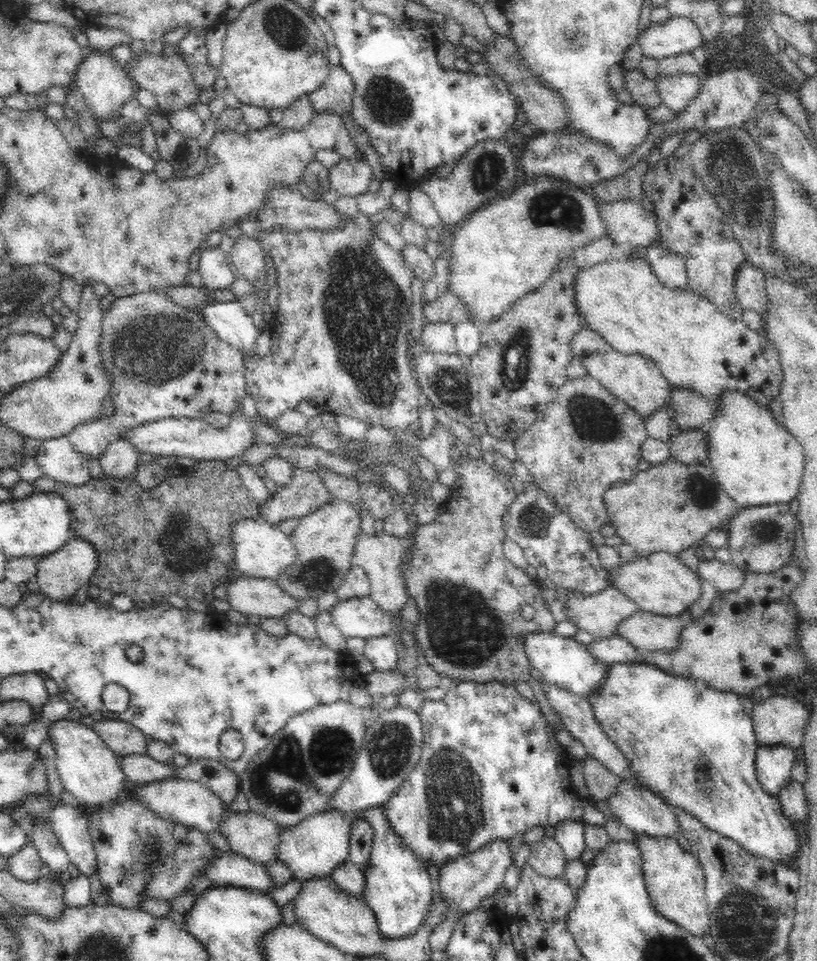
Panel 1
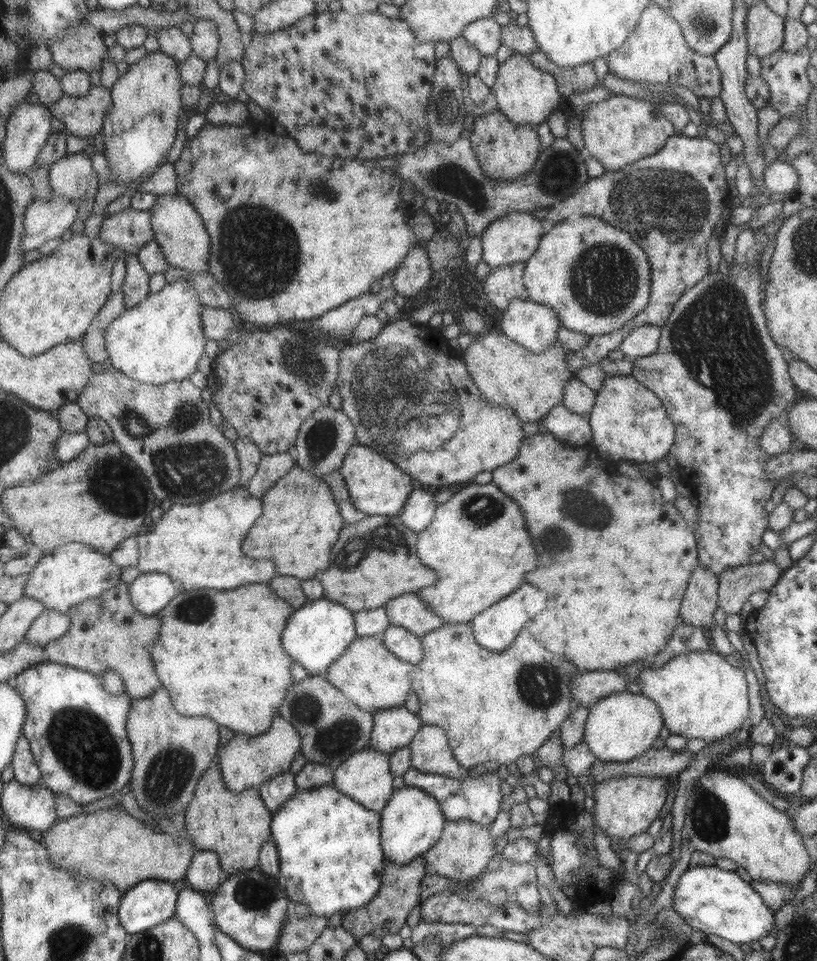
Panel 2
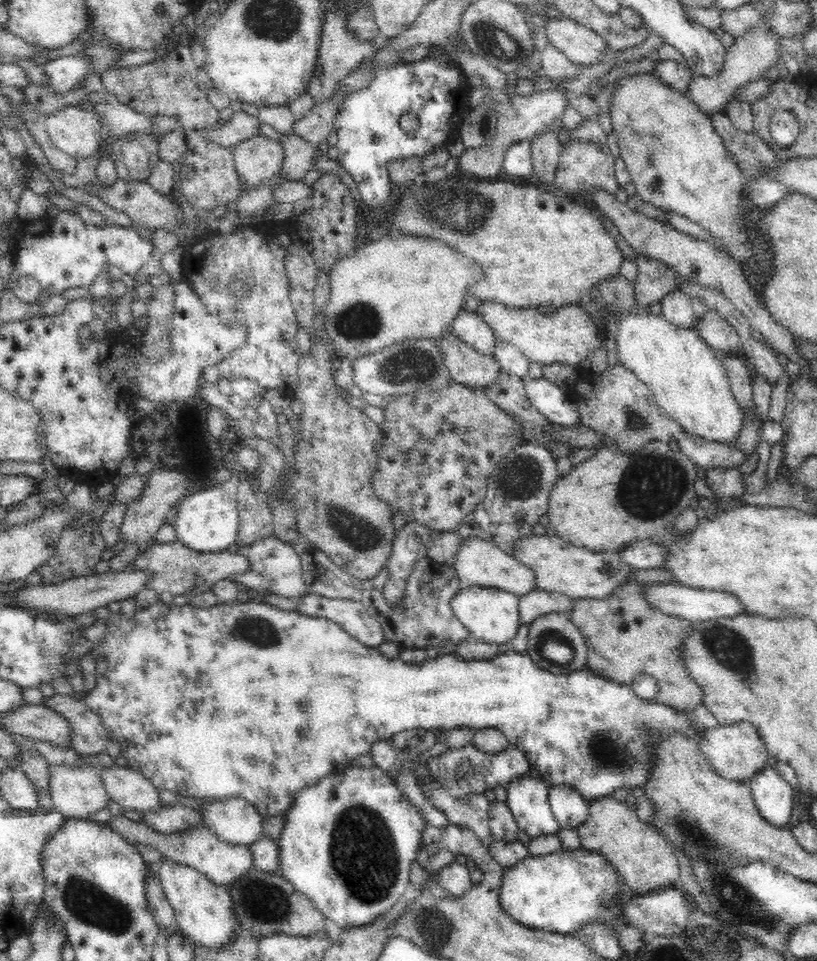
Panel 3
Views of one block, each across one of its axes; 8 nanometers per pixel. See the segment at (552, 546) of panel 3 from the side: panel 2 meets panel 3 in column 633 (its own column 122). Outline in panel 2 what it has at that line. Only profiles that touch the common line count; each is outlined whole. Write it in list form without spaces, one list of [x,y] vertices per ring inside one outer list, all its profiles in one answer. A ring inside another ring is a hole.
[[[80,542],[69,543],[58,547],[50,555],[44,555],[34,570],[29,572],[25,596],[39,600],[48,609],[67,613],[74,605],[98,598],[106,590],[120,584],[122,570],[108,555]]]

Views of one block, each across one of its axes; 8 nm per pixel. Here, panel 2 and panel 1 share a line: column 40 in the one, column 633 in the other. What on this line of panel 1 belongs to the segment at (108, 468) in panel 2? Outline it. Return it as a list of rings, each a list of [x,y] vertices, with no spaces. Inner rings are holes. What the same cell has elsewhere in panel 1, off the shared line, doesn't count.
[[[672,458],[660,464],[651,464],[647,470],[638,472],[628,482],[611,486],[604,494],[604,501],[610,514],[610,524],[616,529],[616,536],[622,538],[624,544],[632,547],[636,555],[640,556],[666,552],[677,557],[680,552],[700,545],[706,534],[725,529],[740,509],[715,479],[708,464],[682,464]]]

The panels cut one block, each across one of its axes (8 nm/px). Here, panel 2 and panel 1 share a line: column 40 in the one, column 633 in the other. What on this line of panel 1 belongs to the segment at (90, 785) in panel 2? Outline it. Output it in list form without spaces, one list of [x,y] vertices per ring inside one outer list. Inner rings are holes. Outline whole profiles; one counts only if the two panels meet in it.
[[[637,662],[634,664],[616,664],[610,666],[608,677],[605,678],[605,682],[602,684],[600,696],[588,698],[588,701],[592,704],[594,718],[597,718],[597,721],[601,723],[602,730],[605,731],[605,734],[610,735],[618,743],[618,747],[628,755],[630,765],[636,771],[636,786],[646,786],[654,794],[658,791],[659,796],[664,798],[666,804],[678,806],[682,810],[688,811],[694,818],[705,823],[705,826],[709,827],[710,830],[717,831],[724,838],[729,838],[734,842],[740,843],[742,847],[750,851],[750,854],[769,859],[796,857],[798,854],[798,828],[800,827],[784,815],[779,798],[768,794],[758,782],[755,758],[759,746],[754,732],[751,714],[747,714],[746,710],[744,710],[742,699],[743,697],[733,692],[716,690],[702,680],[692,677],[682,677],[681,675],[671,675],[661,668],[652,667],[647,663]]]

